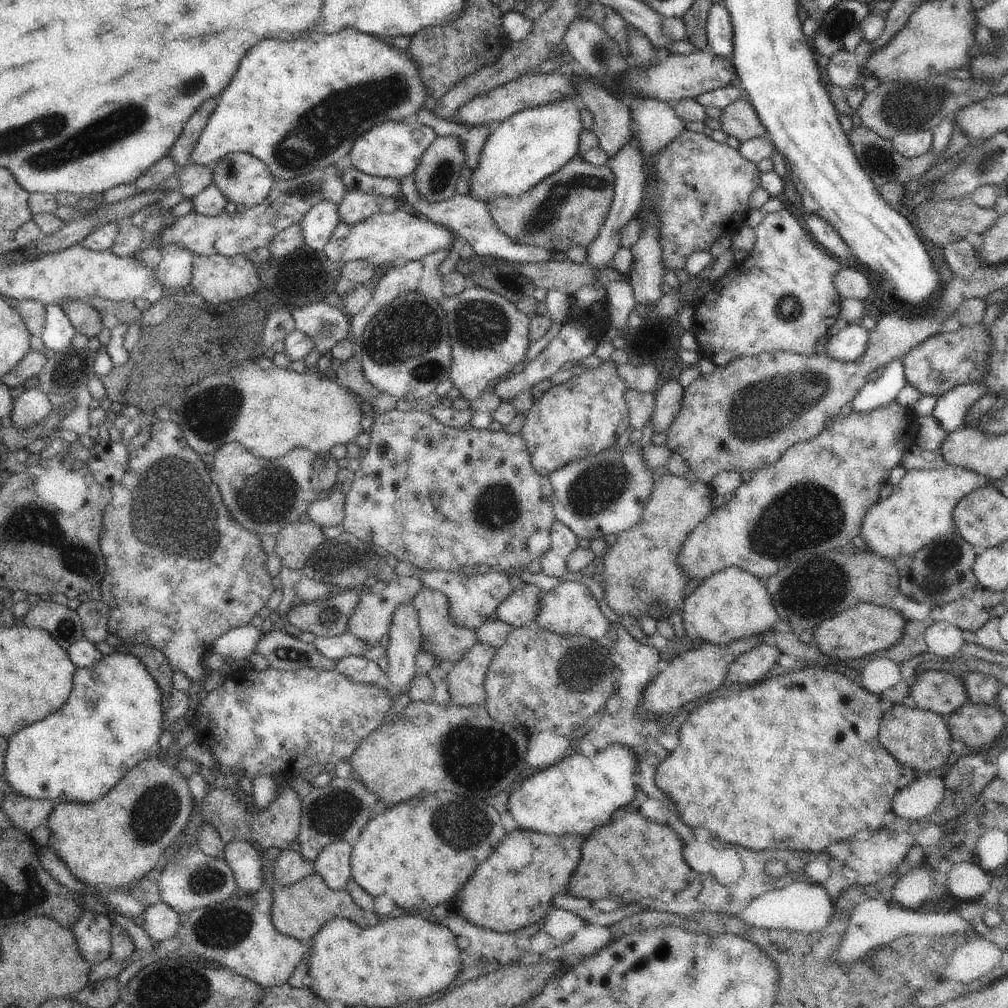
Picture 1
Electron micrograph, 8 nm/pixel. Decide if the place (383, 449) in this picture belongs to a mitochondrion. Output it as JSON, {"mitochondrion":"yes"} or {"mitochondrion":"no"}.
{"mitochondrion":"no"}

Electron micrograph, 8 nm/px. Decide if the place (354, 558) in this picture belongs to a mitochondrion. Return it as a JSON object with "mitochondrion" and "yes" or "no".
{"mitochondrion":"no"}

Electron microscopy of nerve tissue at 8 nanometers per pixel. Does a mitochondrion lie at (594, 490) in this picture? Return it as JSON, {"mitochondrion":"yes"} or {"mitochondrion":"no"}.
{"mitochondrion":"yes"}

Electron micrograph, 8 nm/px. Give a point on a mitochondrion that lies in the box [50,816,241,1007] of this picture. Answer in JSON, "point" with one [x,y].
{"point":[208,880]}

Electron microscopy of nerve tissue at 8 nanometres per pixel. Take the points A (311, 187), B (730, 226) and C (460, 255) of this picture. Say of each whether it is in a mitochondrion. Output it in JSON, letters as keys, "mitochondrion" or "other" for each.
{"A":"mitochondrion","B":"other","C":"other"}

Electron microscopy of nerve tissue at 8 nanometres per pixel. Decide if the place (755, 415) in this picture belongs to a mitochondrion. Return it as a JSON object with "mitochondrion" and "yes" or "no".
{"mitochondrion":"yes"}

